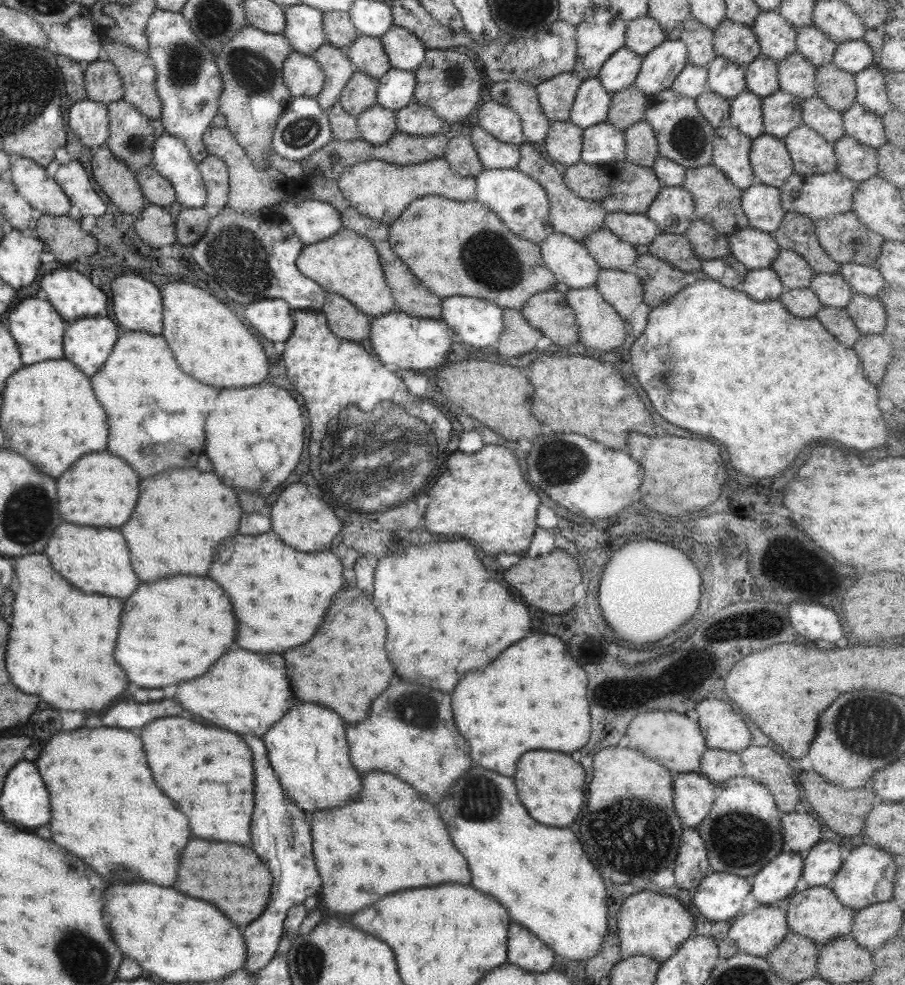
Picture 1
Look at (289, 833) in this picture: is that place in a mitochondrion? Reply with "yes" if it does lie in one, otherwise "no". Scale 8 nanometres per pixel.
yes

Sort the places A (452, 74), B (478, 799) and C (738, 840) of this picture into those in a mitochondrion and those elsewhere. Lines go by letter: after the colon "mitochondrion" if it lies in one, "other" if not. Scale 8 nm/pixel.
A: mitochondrion
B: mitochondrion
C: mitochondrion

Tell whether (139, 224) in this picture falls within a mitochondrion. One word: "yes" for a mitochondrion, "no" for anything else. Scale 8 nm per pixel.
no

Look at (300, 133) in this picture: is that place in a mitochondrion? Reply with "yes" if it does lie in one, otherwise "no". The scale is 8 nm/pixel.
yes

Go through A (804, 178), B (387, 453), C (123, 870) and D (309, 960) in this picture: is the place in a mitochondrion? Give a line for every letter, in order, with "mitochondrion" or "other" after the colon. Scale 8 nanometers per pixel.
A: other
B: mitochondrion
C: mitochondrion
D: mitochondrion

